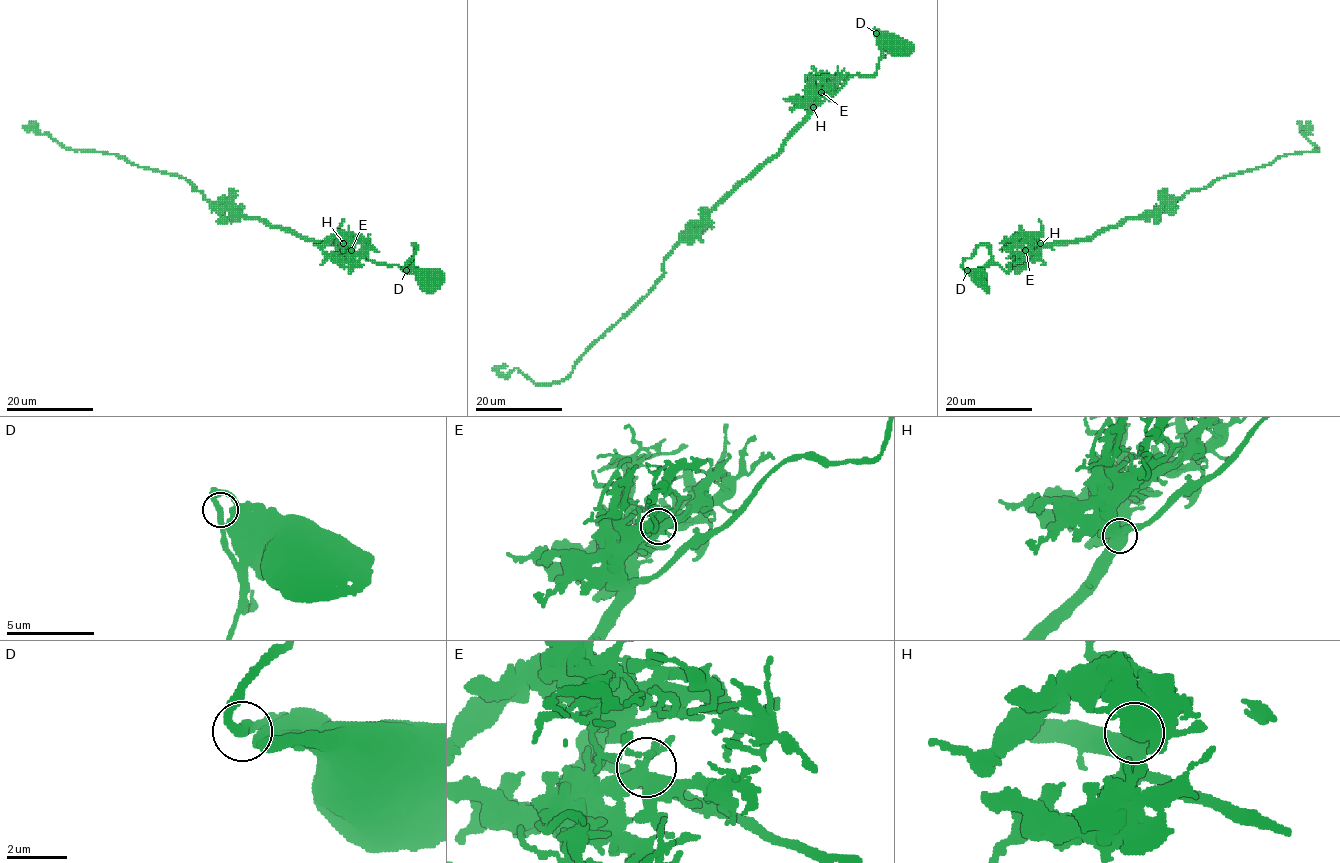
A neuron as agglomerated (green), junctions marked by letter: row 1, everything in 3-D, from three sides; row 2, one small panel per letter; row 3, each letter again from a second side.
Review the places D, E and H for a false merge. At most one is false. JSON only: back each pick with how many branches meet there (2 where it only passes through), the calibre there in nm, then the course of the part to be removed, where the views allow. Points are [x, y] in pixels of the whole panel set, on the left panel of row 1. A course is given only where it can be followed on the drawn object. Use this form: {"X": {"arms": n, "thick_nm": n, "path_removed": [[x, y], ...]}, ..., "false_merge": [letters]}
{"false_merge": []}

